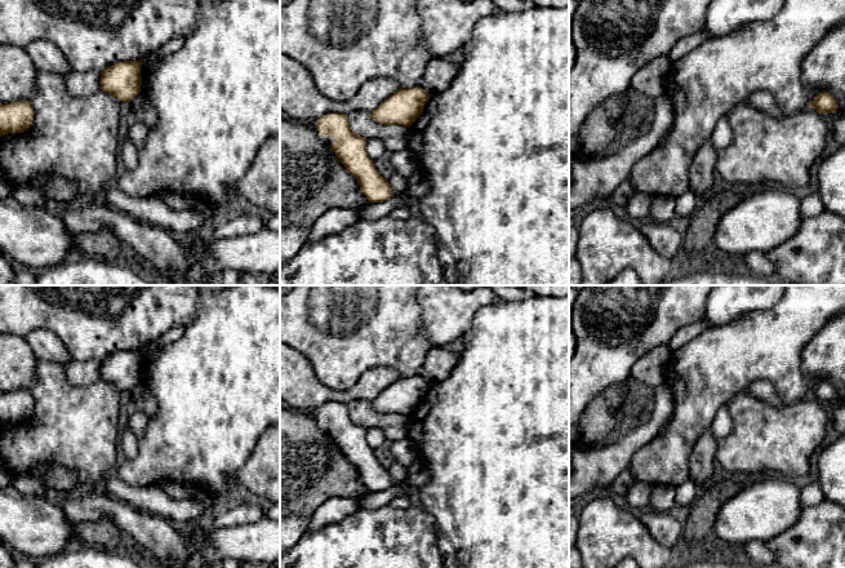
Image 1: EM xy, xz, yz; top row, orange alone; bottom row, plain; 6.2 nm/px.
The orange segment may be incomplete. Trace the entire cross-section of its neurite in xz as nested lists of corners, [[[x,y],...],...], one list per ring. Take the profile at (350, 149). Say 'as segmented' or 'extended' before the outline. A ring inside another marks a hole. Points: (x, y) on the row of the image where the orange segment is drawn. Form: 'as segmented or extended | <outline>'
as segmented | [[[328,114],[317,120],[320,136],[335,141],[329,146],[344,168],[356,178],[361,192],[370,203],[382,203],[393,198],[388,181],[375,169],[366,154],[366,138],[355,134],[346,114]]]

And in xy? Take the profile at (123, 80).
as segmented | [[[141,61],[115,63],[101,71],[101,90],[107,92],[121,102],[130,102],[141,93]]]

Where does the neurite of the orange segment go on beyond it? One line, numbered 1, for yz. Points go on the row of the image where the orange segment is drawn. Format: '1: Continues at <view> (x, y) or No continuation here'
1: No continuation here

